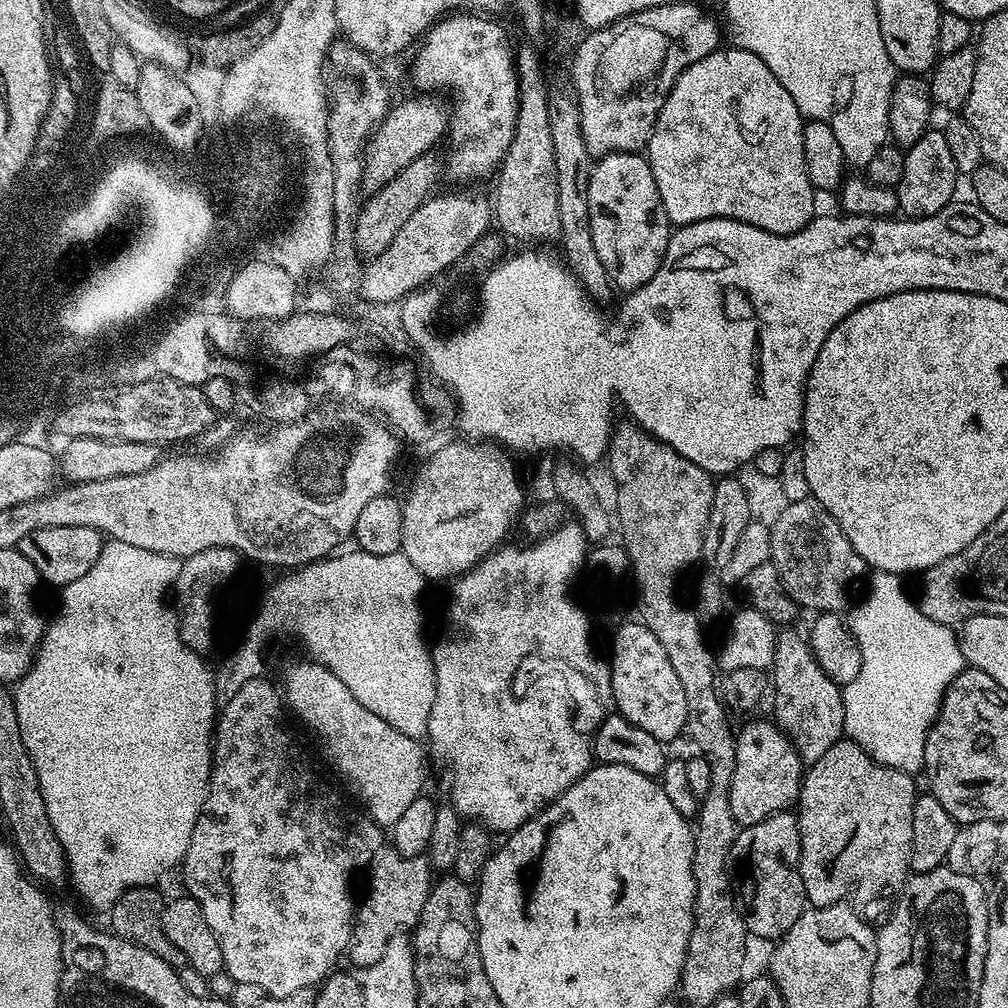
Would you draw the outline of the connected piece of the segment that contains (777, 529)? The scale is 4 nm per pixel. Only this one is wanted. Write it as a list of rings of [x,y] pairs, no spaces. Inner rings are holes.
[[[810,496],[793,499],[770,526],[769,542],[768,556],[778,572],[780,583],[801,609],[813,608],[816,614],[840,614],[845,611],[844,607],[849,607],[848,592],[844,587],[854,583],[866,565],[854,546],[850,546],[846,534],[842,534],[838,522],[820,503]]]

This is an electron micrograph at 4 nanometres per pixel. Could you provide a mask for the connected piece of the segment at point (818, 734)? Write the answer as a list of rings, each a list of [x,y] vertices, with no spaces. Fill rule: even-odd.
[[[788,626],[776,633],[774,662],[770,669],[771,715],[774,723],[788,735],[801,761],[810,766],[844,736],[844,693],[841,685],[830,679],[816,661],[805,633],[795,632],[794,628]]]

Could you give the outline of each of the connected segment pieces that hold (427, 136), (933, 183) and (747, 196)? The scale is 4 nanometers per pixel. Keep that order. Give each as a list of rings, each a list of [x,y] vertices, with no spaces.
[[[416,94],[413,100],[393,103],[385,118],[371,129],[372,137],[362,148],[363,173],[362,188],[371,194],[386,186],[410,162],[424,153],[431,153],[432,124],[443,129],[446,124],[446,108],[428,94]]]
[[[935,128],[928,129],[905,153],[903,172],[895,187],[897,209],[907,219],[933,216],[938,210],[951,203],[950,198],[954,194],[956,179],[958,179],[958,173],[954,158],[943,131]]]
[[[721,46],[706,58],[694,62],[694,66],[682,70],[680,77],[672,83],[672,88],[664,100],[664,105],[660,108],[660,113],[654,122],[652,133],[646,145],[646,159],[654,174],[654,182],[658,186],[658,194],[662,198],[662,206],[668,215],[669,225],[679,226],[681,224],[693,224],[699,220],[723,218],[725,220],[737,220],[750,226],[758,226],[762,230],[783,236],[803,230],[817,211],[817,209],[815,210],[815,198],[817,199],[817,197],[814,195],[810,178],[806,174],[806,162],[802,150],[804,126],[805,121],[800,115],[794,98],[790,98],[790,94],[786,94],[786,86],[782,86],[782,82],[778,82],[778,78],[774,78],[774,74],[770,74],[770,66],[766,66],[766,62],[762,62],[762,58],[758,58],[758,54],[747,52],[745,48]]]

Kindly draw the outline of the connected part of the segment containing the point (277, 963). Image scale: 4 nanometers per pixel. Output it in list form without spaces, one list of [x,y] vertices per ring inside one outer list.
[[[257,678],[246,682],[245,684],[239,685],[235,690],[236,693],[228,700],[228,705],[223,705],[222,711],[218,716],[218,723],[214,729],[214,763],[212,765],[212,777],[208,779],[208,793],[204,799],[204,809],[200,812],[200,817],[198,822],[194,826],[194,834],[190,838],[190,846],[186,850],[184,859],[182,861],[182,869],[184,868],[184,888],[183,891],[189,896],[193,896],[198,902],[198,906],[202,906],[202,914],[206,914],[206,923],[210,925],[210,930],[214,930],[214,934],[218,938],[218,946],[222,946],[222,958],[224,959],[224,971],[229,972],[230,975],[236,980],[238,984],[242,982],[251,982],[253,986],[262,986],[265,997],[277,997],[286,996],[288,994],[293,994],[296,990],[302,990],[303,988],[313,988],[315,989],[317,985],[325,979],[333,971],[336,959],[339,956],[343,957],[348,950],[348,943],[350,942],[350,934],[352,933],[352,922],[356,914],[358,907],[357,897],[352,897],[352,879],[356,876],[356,871],[361,868],[361,870],[367,869],[371,865],[374,854],[379,852],[382,845],[385,843],[386,836],[382,833],[381,825],[377,824],[371,816],[365,814],[363,811],[348,808],[348,804],[331,788],[328,784],[323,784],[322,781],[316,777],[316,772],[311,768],[310,765],[304,761],[304,756],[299,752],[298,749],[292,745],[292,740],[290,737],[284,733],[284,712],[286,713],[286,704],[282,699],[282,692],[279,687],[276,688],[271,684],[270,681],[264,680],[265,678]]]

